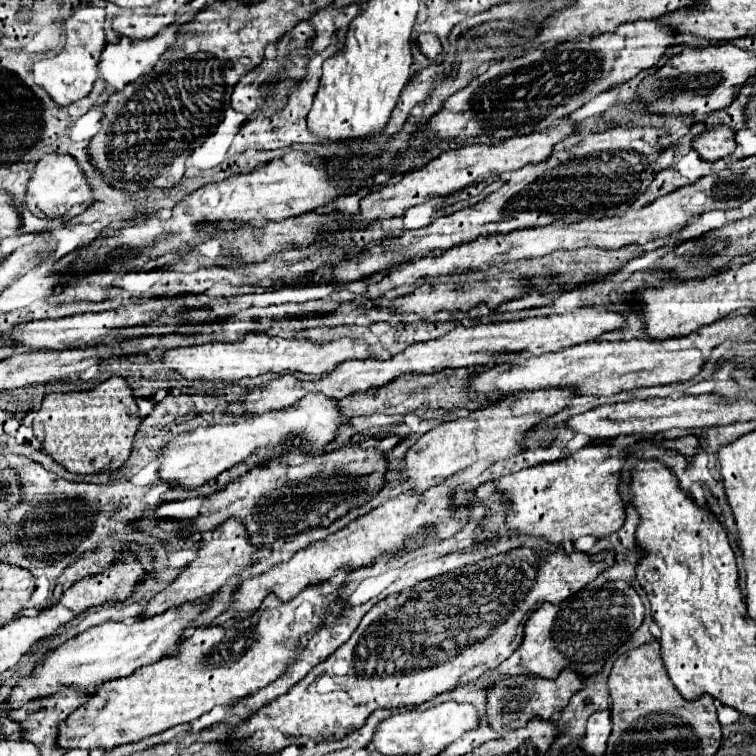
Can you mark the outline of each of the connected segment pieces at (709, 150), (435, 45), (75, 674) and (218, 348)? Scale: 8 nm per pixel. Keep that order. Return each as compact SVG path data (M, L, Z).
M715 124L701 132L693 140L693 148L699 152L699 156L707 162L715 162L719 158L729 156L735 150L735 132L727 124Z
M421 34L419 36L419 42L421 42L421 52L429 60L435 60L437 54L441 52L441 44L439 44L439 38L435 34Z
M205 602L199 604L183 604L177 608L169 608L161 614L137 618L131 624L125 622L103 622L99 626L93 626L79 634L77 638L67 640L63 646L53 650L43 662L37 664L35 672L27 678L23 678L9 696L11 706L17 708L23 706L27 700L51 696L59 690L61 684L65 686L79 686L81 690L89 692L91 688L115 680L121 676L129 676L137 668L145 664L153 664L163 656L177 654L181 640L191 630L191 624L199 618L199 614L205 610Z
M249 334L241 342L213 342L175 350L153 350L151 356L163 356L165 368L175 370L189 380L227 380L235 382L245 376L259 376L267 372L307 372L307 374L327 374L339 362L353 358L367 358L367 344L353 340L337 340L327 344L311 344L309 340L285 340L267 334Z

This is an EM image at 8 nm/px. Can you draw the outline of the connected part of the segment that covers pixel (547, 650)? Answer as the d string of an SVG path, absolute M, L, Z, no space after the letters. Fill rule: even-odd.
M621 580L589 584L559 606L545 604L535 610L527 620L525 636L519 646L521 666L541 678L555 678L563 668L569 668L579 676L603 670L603 660L611 656L643 622L645 610L639 594L633 594L633 590L631 584Z

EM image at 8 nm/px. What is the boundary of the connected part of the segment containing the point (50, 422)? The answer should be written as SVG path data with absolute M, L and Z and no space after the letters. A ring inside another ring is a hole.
M111 376L99 382L93 390L73 390L73 392L53 392L43 398L41 408L33 420L33 432L41 440L43 450L51 454L61 466L65 466L73 474L93 474L93 472L113 472L117 470L131 452L131 442L141 424L141 416L137 412L137 398L123 376Z

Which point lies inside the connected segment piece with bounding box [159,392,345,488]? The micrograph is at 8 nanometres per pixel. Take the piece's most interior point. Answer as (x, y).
(194, 458)

